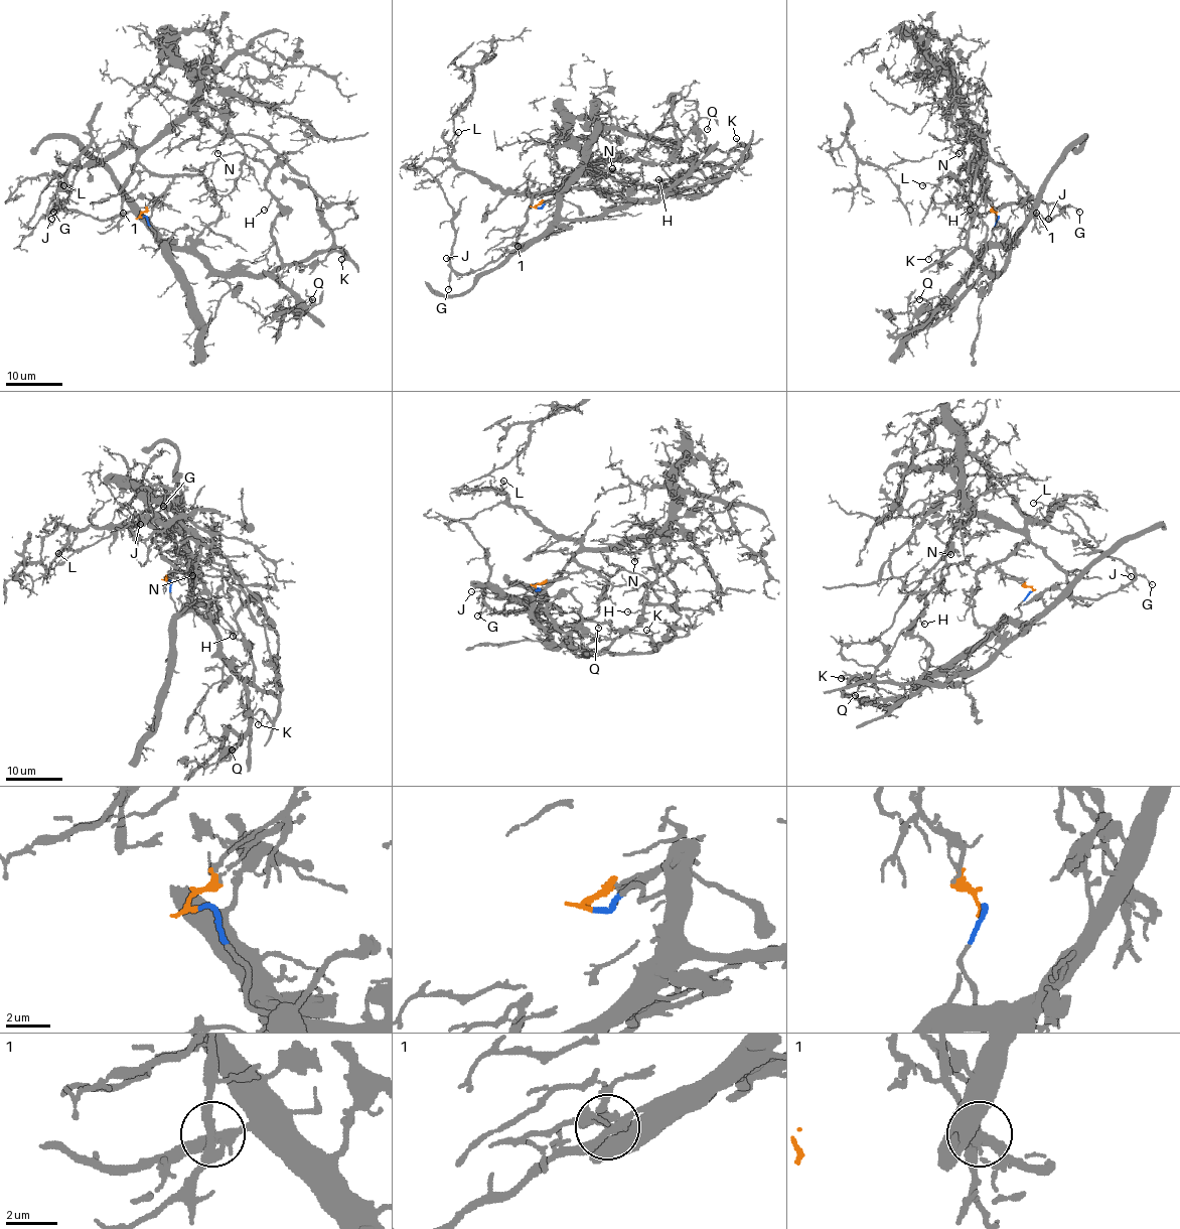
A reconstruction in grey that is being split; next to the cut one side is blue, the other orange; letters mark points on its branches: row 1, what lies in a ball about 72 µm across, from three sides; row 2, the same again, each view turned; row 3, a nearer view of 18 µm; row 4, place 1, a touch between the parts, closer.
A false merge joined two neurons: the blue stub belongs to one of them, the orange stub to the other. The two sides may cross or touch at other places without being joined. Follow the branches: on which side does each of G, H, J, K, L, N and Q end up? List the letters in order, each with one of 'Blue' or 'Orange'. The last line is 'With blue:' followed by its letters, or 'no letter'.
G: Blue
H: Blue
J: Blue
K: Blue
L: Orange
N: Orange
Q: Blue
With blue: G, H, J, K, Q

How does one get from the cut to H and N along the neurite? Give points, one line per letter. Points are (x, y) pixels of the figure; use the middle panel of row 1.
H: (537, 209), (549, 202), (564, 218), (602, 218), (676, 191), (667, 195), (679, 182), (658, 178)
N: (536, 209), (567, 188), (537, 191), (533, 195), (556, 194), (617, 154), (610, 161), (612, 168)

